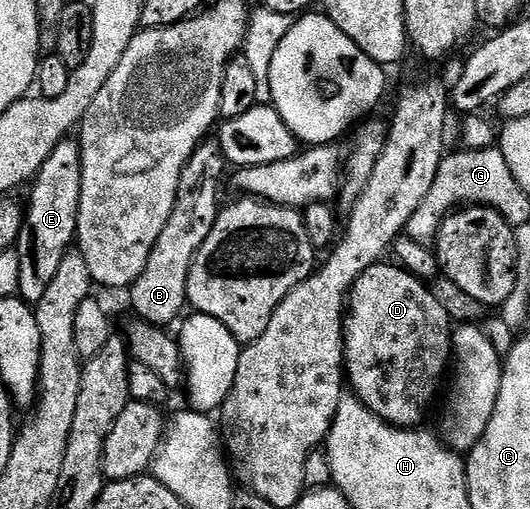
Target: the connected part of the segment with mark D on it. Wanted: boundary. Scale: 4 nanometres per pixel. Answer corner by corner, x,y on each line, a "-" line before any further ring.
383,261
365,271
354,282
354,289
348,296
348,310
344,316
344,375
349,390
367,409
376,413
376,417
393,427
414,429
425,424
422,422
438,391
438,382
447,378
452,363
452,320
423,280
410,275
401,265
391,263

